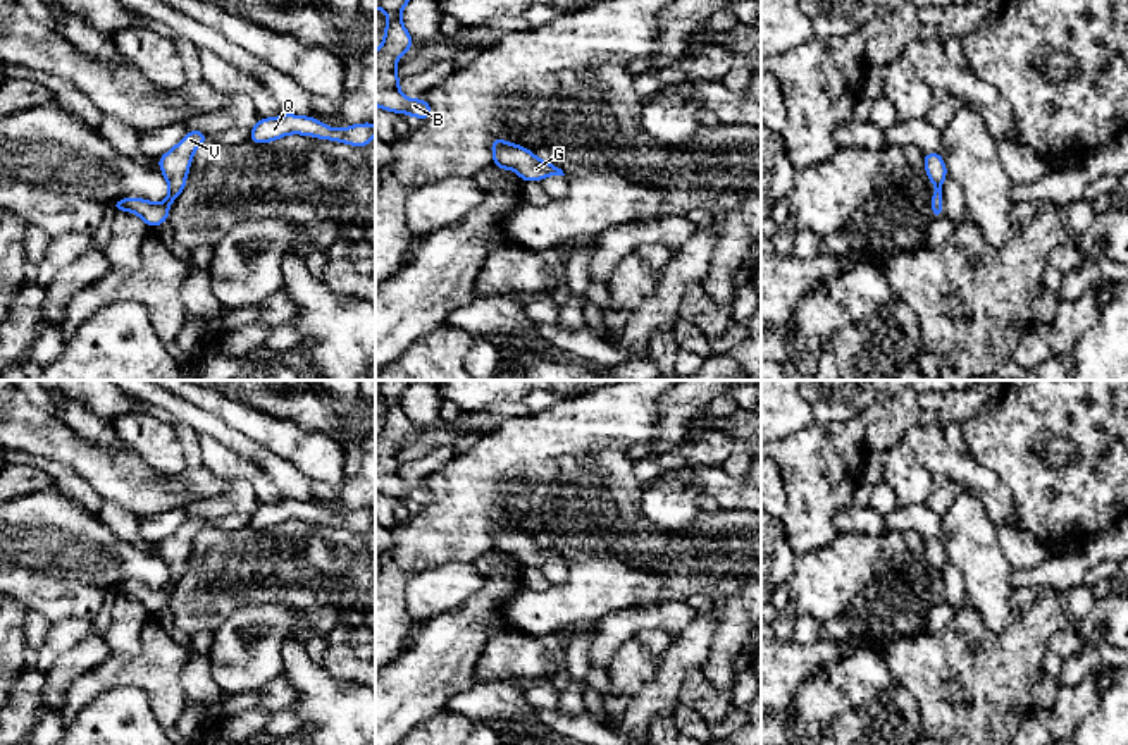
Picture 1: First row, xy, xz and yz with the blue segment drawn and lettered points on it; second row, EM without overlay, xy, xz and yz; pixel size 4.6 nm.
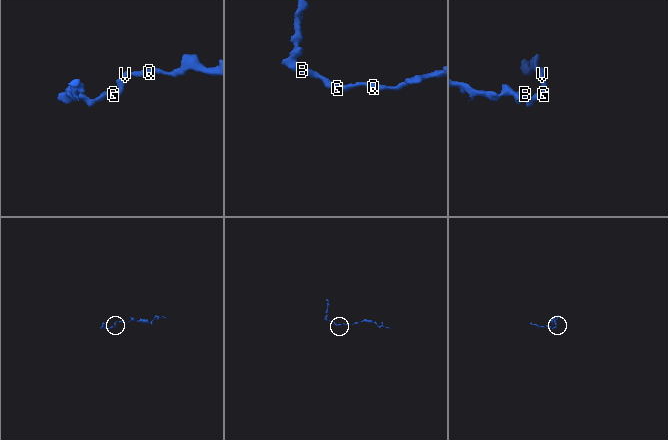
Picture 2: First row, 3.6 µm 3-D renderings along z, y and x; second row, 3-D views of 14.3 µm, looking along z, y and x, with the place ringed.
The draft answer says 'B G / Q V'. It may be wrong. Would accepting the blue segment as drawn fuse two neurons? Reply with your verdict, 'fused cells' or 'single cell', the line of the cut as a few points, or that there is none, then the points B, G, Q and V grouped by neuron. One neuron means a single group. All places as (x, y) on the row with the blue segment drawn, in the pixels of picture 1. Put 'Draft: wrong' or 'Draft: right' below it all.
single cell; cut none; groups B G Q V
Draft: wrong

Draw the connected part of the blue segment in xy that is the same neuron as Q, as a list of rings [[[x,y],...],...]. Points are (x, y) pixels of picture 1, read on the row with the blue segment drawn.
[[[282,114],[274,119],[260,117],[250,131],[248,141],[262,145],[276,141],[286,134],[315,136],[319,139],[332,139],[365,148],[375,136],[375,124],[365,122],[348,126],[346,129],[334,129],[308,115]]]

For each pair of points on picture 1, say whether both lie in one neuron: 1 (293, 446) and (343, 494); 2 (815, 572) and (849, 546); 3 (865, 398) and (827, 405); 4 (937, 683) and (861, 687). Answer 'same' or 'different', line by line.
1: different
2: same
3: same
4: different

